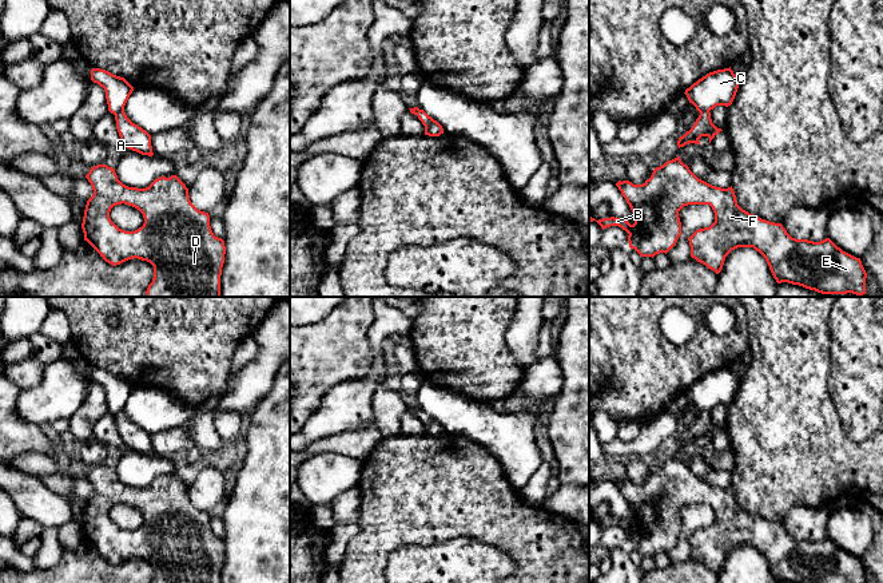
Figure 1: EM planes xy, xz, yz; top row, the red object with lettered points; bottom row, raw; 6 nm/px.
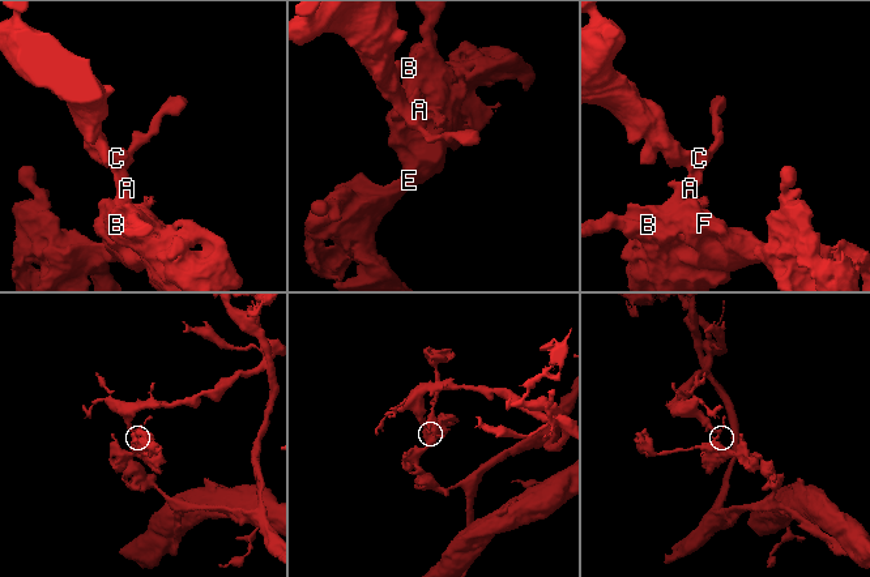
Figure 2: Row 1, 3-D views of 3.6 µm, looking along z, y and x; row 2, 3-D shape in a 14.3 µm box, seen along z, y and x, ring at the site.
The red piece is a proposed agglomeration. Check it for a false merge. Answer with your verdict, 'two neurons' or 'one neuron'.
two neurons

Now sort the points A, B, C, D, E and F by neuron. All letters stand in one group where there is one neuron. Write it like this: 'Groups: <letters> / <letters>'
Groups: A B D E F / C

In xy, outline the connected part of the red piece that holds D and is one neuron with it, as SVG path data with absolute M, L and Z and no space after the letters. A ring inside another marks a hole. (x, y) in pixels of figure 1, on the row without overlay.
M98 464L85 477L94 493L84 509L84 540L106 562L147 560L154 566L151 583L220 583L224 540L214 535L208 512L191 503L176 475L138 488L123 484L115 468ZM122 503L143 513L142 527L126 531L111 520L111 508Z

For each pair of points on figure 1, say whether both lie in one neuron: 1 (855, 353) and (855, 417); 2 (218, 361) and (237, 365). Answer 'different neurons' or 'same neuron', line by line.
1: same neuron
2: different neurons

